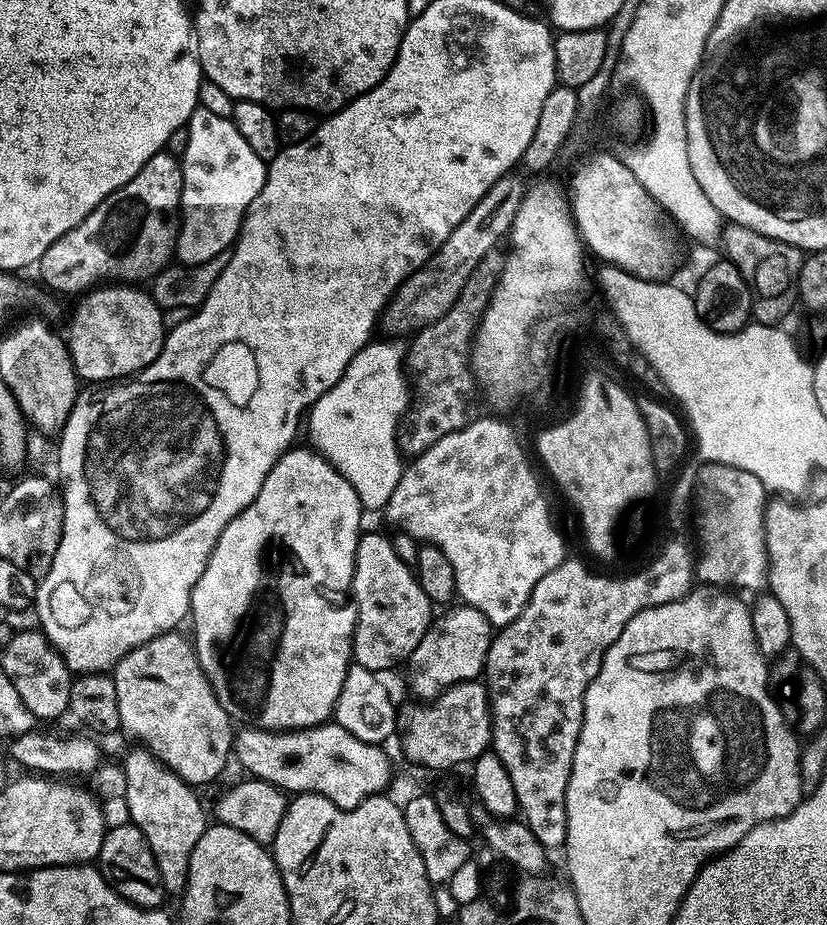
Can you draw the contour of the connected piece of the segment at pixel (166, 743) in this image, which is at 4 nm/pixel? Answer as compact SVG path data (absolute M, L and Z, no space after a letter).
M183 631L163 632L150 642L132 648L110 675L114 690L118 690L118 718L123 735L133 736L133 741L149 748L158 759L187 784L201 786L216 780L224 772L234 752L234 721L228 711L220 705L216 692L196 656L196 645L183 636Z

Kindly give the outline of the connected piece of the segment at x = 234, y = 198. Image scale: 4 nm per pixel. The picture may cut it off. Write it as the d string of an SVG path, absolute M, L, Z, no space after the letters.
M197 106L194 114L190 114L188 123L188 141L186 154L180 160L182 178L182 194L180 195L180 215L176 229L175 259L184 266L198 266L208 262L216 254L227 248L232 248L236 237L240 234L240 227L244 221L244 211L258 198L258 190L262 190L262 182L266 182L268 164L246 143L246 138L238 134L238 126L227 116L213 114L211 110Z

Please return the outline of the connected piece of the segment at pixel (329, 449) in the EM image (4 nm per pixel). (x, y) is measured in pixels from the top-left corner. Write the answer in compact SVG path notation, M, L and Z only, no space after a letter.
M379 338L373 339L365 346L365 348L358 350L358 354L354 354L354 358L350 358L350 362L346 366L342 378L338 378L338 382L334 382L334 386L330 386L330 390L326 390L326 394L322 394L322 398L318 398L318 402L312 404L310 411L306 416L308 436L312 439L312 441L310 441L311 447L319 452L321 456L325 456L326 459L331 462L338 471L340 471L342 478L346 478L346 482L350 482L350 486L354 486L354 494L358 494L361 509L368 511L369 508L372 512L378 511L379 508L380 511L387 509L390 494L394 494L394 486L398 486L398 482L402 478L402 474L406 467L405 461L400 461L400 458L402 458L402 451L398 439L398 433L402 427L402 421L405 419L406 413L410 408L410 376L406 371L406 348L399 339L384 339L388 340L379 340Z

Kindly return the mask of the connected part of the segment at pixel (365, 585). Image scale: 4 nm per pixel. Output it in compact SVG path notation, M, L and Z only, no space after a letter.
M365 531L356 547L356 569L352 575L351 597L356 605L356 632L352 636L352 655L355 663L366 670L384 674L387 668L403 665L418 650L418 642L428 633L434 619L434 605L426 596L426 590L418 582L415 571L402 562L394 552L394 546L387 535Z

